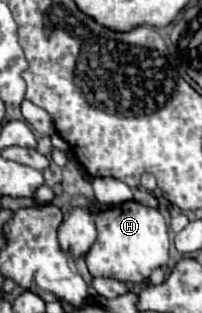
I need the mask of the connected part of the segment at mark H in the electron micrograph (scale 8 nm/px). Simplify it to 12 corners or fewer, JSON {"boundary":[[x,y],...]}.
{"boundary":[[157,208],[95,216],[91,276],[145,282],[169,258]]}

